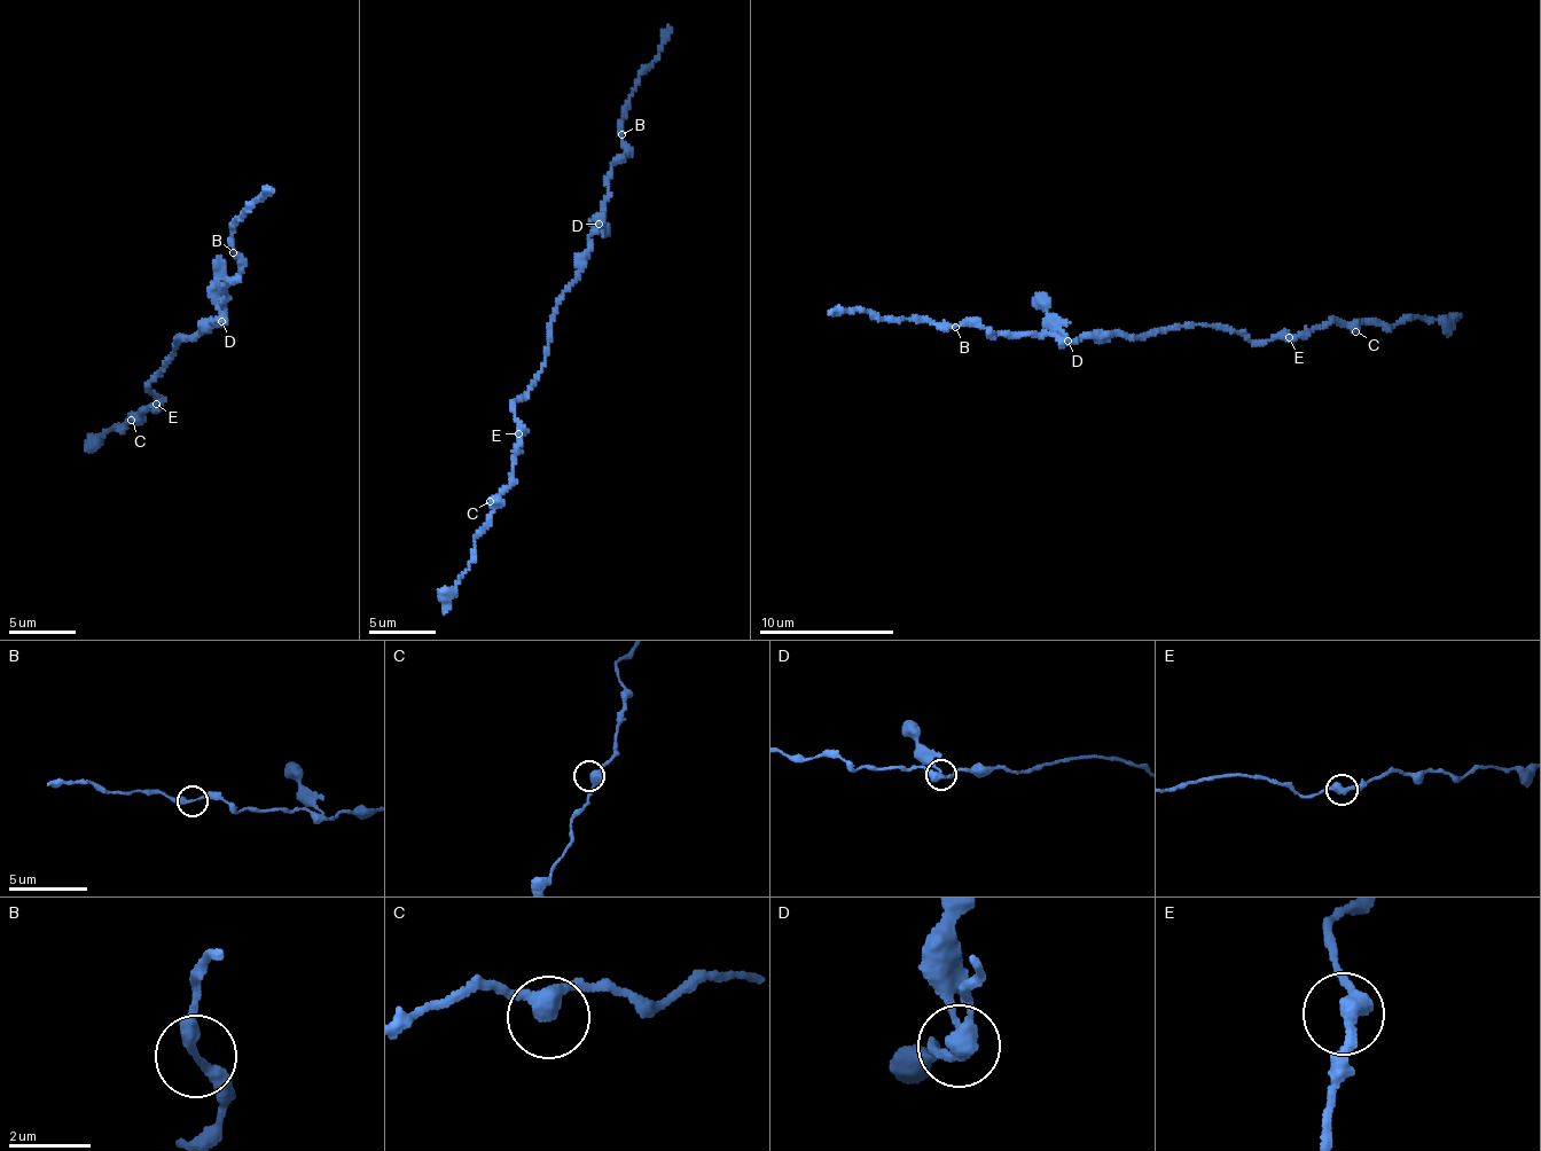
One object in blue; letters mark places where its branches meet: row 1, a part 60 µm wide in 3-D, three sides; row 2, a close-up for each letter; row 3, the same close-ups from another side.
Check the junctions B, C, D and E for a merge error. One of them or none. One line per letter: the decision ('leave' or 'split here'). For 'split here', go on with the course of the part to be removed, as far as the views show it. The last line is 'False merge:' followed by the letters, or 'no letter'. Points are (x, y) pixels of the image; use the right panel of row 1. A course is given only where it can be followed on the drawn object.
B: leave
C: leave
D: split here; foreign part runs (1066, 342), (1060, 322), (1037, 294)
E: leave
False merge: D

